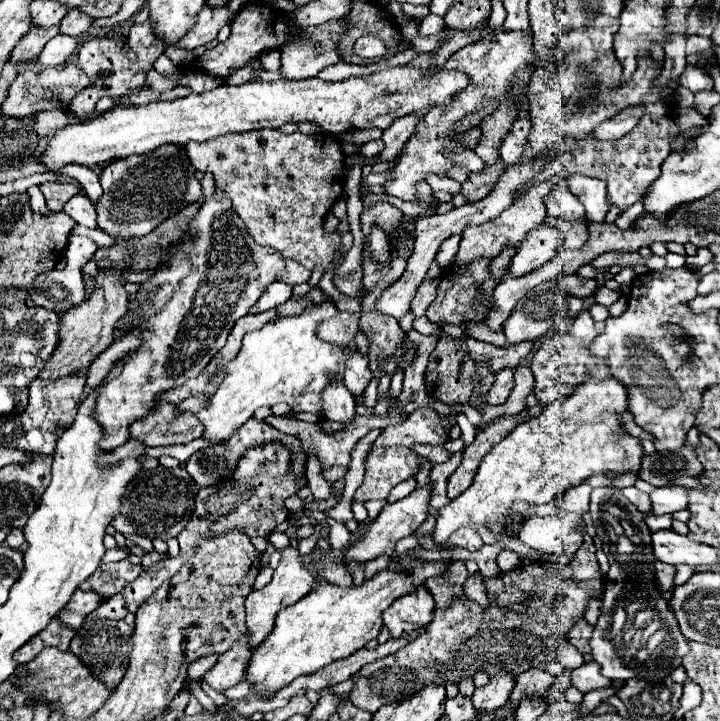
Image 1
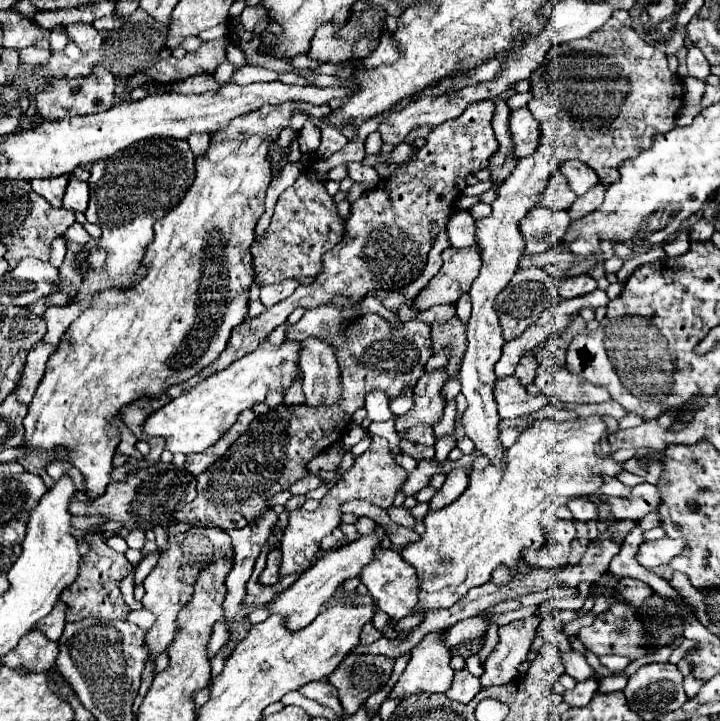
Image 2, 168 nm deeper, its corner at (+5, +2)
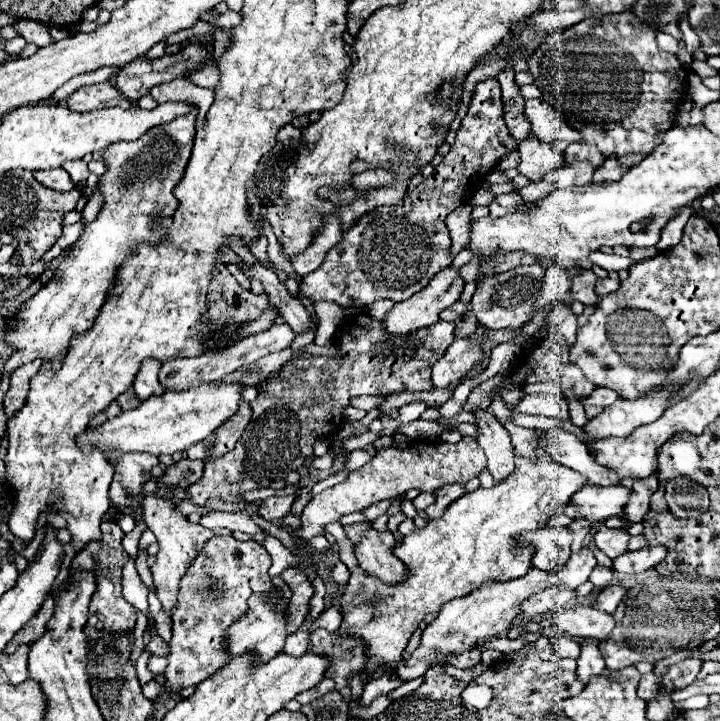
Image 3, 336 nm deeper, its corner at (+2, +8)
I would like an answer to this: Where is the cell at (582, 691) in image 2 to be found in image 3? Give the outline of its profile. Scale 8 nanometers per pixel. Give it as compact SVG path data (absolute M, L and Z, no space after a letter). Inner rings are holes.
M587 640L581 646L581 656L577 658L577 680L589 684L593 676L599 676L605 670L605 660L597 648L595 640Z

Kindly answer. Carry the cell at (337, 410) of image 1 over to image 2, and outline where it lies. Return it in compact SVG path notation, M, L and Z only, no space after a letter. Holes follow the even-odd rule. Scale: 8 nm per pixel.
M306 338L300 354L300 370L304 378L304 396L308 406L334 404L340 396L340 370L332 346L320 338Z

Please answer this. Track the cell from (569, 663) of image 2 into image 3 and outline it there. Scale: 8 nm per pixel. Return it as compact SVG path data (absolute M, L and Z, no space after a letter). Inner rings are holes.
M555 636L555 638L551 638L551 646L553 646L553 650L555 650L555 654L559 658L573 658L573 660L577 660L579 652L581 652L581 646L575 640L571 640L569 636Z

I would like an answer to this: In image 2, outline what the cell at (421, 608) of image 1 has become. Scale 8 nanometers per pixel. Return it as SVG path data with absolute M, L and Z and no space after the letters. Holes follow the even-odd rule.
M380 546L380 550L376 550L376 558L372 558L368 566L364 566L364 570L360 572L360 580L376 600L376 606L394 620L408 616L418 604L418 574L408 562L404 562L398 552L390 548Z

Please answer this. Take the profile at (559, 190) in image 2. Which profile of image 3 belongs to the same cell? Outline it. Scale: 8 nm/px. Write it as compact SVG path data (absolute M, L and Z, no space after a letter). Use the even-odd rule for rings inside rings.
M529 136L529 140L523 142L523 148L519 148L519 174L527 176L531 182L539 182L549 174L551 170L559 168L561 162L561 150L565 144L543 144L535 136Z

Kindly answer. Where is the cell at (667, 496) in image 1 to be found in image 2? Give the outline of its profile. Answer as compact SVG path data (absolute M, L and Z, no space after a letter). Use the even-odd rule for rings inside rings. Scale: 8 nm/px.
M644 482L632 488L632 492L624 498L614 498L606 494L592 494L588 496L590 502L594 504L606 504L610 510L610 518L624 520L624 518L634 518L640 520L650 512L656 512L660 508L660 498L658 498L658 488Z

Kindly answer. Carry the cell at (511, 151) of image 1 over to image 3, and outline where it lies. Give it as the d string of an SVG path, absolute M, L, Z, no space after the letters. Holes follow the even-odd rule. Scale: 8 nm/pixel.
M535 98L535 100L525 100L525 118L531 124L531 134L545 142L557 142L557 140L565 140L565 142L581 142L581 134L575 132L567 120L545 100Z

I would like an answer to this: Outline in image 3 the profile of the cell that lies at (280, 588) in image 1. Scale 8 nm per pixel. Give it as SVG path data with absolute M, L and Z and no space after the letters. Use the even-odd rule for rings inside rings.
M465 436L459 444L443 442L441 446L435 446L433 442L425 440L425 447L423 443L416 443L410 444L405 450L399 450L395 446L377 448L377 454L361 470L349 472L349 476L341 484L327 488L309 500L309 504L301 512L301 526L293 530L293 536L299 538L301 542L309 542L317 534L323 534L327 524L337 522L345 514L359 512L379 500L401 496L411 488L431 492L453 482L465 484L469 478L477 476L483 468L485 468L485 452L471 436Z

